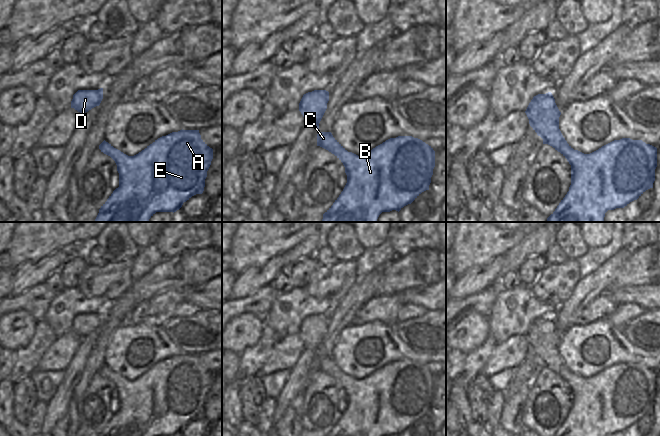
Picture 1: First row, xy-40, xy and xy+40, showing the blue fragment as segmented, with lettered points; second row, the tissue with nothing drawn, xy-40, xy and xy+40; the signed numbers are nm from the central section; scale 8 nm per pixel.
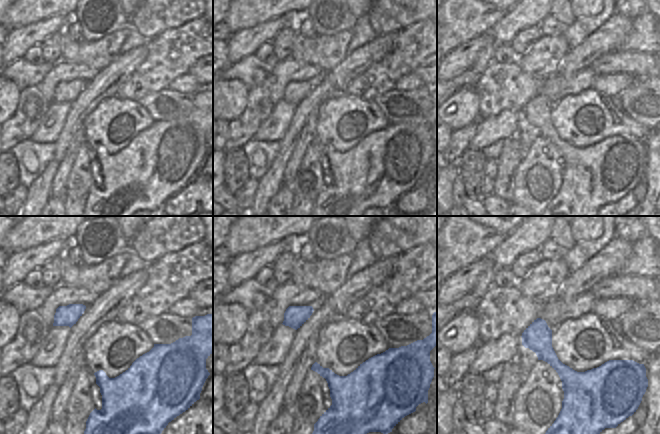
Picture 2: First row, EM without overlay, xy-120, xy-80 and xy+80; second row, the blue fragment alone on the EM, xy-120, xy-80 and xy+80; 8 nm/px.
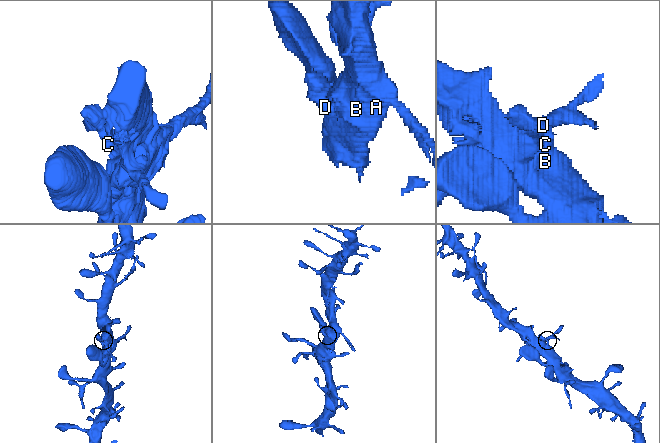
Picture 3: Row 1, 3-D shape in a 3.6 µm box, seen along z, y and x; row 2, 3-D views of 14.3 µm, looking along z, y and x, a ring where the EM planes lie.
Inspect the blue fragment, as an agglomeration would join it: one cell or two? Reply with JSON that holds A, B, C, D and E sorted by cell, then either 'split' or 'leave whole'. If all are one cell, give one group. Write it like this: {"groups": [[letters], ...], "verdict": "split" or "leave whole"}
{"groups": [["A", "B", "C", "D", "E"]], "verdict": "leave whole"}

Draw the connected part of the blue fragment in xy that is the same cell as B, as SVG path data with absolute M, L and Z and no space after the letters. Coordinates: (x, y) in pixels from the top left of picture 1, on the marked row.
M320 132L317 134L317 146L334 154L343 163L347 175L343 191L323 214L321 222L377 222L382 212L399 212L422 192L429 190L435 167L435 151L418 138L390 138L358 156L348 152L331 132Z

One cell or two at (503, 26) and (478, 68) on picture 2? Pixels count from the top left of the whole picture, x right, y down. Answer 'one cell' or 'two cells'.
one cell

